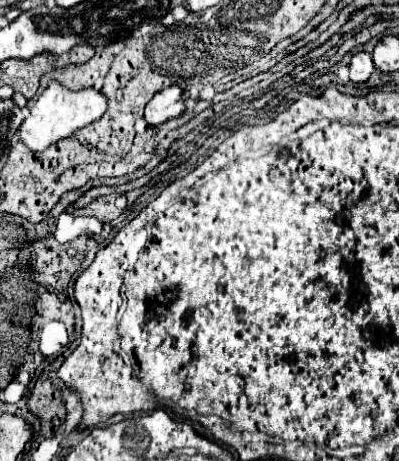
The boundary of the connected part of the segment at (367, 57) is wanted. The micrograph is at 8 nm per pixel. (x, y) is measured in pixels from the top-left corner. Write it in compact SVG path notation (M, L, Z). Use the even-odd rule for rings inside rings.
M357 52L357 54L351 56L349 68L351 68L351 80L359 84L359 82L365 82L371 76L371 72L375 70L375 64L371 60L371 54Z

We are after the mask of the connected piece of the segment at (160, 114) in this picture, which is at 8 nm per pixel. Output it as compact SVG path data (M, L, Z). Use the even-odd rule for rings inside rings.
M167 86L147 102L145 120L149 126L159 126L183 112L185 112L183 90L179 86Z

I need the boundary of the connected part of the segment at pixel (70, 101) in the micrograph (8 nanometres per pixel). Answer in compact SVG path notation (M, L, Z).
M51 80L49 86L43 90L39 100L31 106L29 118L21 124L19 138L27 144L29 150L41 152L47 146L55 144L61 138L71 136L77 128L101 118L107 112L107 96L97 88L81 88L69 90L59 80Z

